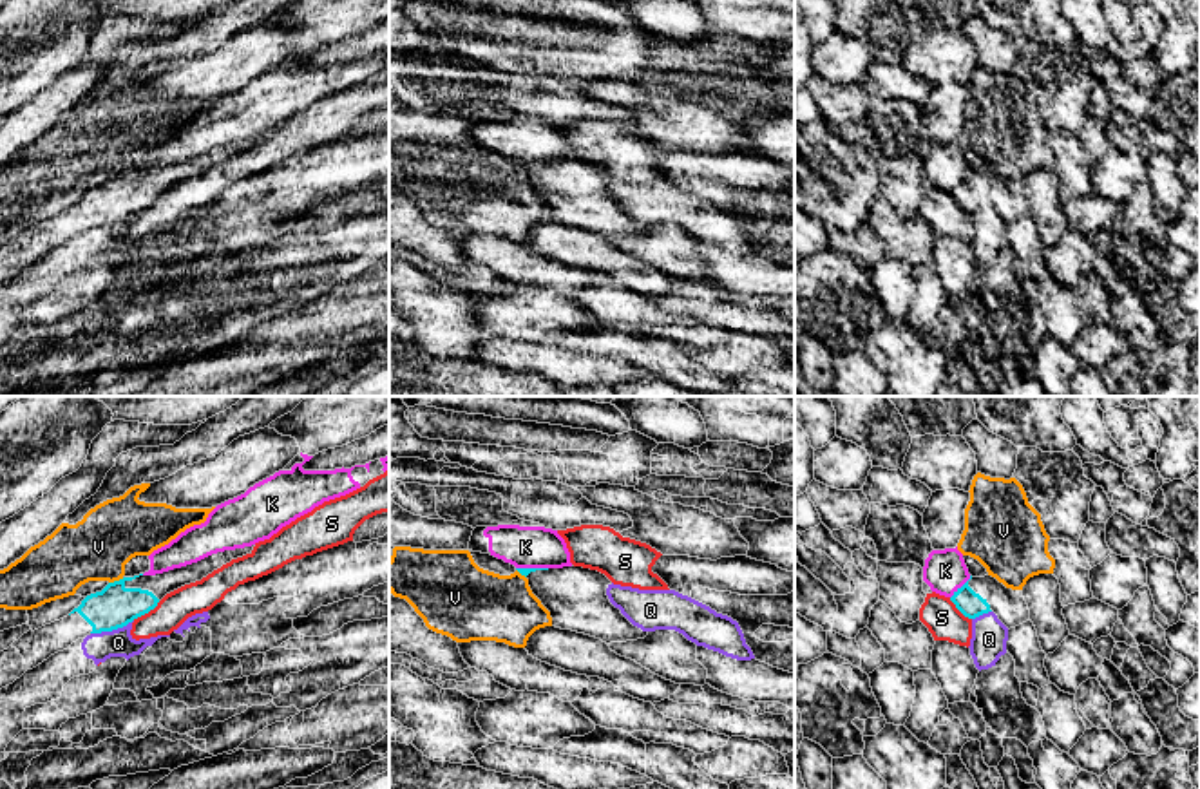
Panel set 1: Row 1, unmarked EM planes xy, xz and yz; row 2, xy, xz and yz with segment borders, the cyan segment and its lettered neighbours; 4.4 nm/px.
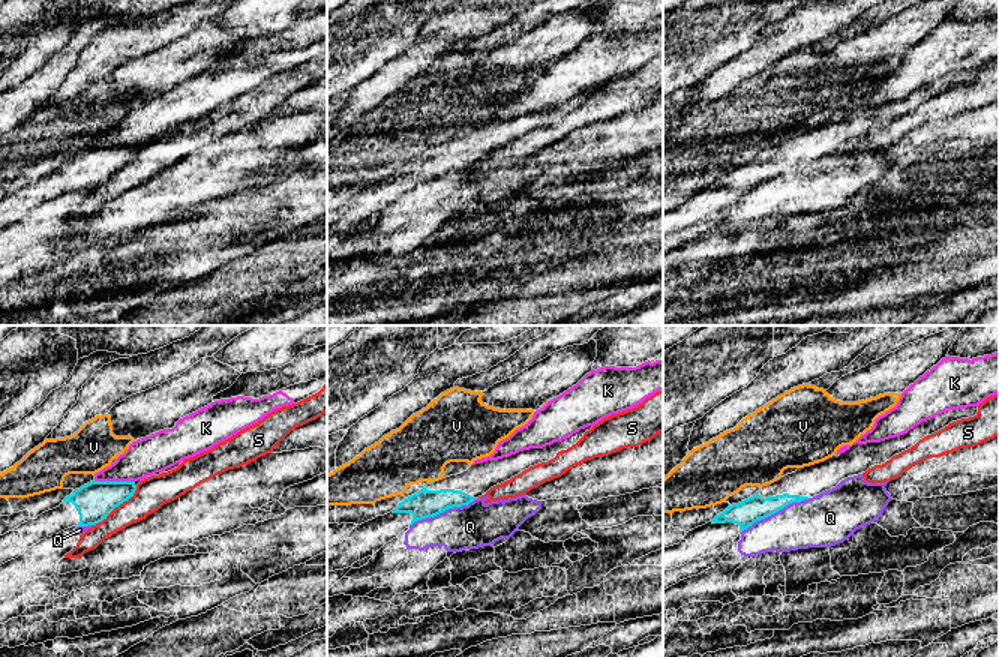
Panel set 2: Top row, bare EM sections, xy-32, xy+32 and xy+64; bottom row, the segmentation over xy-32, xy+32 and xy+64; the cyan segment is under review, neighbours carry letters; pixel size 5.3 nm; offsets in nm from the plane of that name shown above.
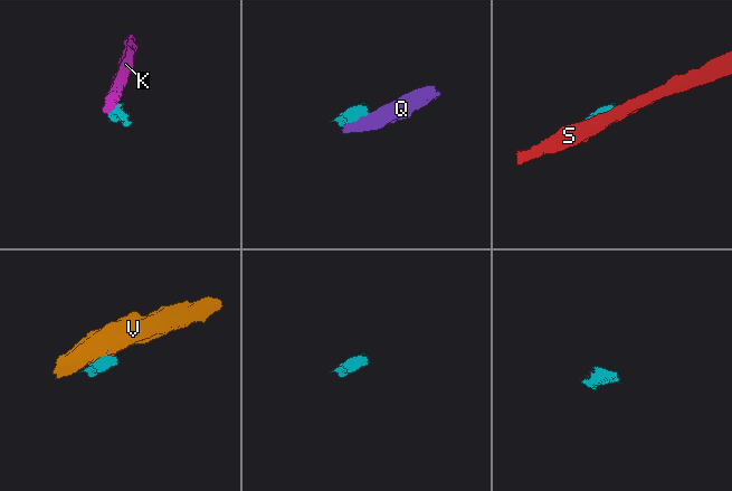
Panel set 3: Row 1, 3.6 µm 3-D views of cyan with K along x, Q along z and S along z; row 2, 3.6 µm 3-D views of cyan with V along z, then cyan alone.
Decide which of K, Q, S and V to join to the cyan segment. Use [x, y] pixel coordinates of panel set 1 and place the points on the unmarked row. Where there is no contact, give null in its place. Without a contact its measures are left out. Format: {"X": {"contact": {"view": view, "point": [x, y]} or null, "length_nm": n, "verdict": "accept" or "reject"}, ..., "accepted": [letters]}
{"K": {"contact": {"view": "yz", "point": [961, 181]}, "length_nm": 140, "verdict": "reject"}, "Q": {"contact": {"view": "xy", "point": [111, 225]}, "length_nm": 200, "verdict": "reject"}, "S": {"contact": {"view": "xy", "point": [145, 207]}, "length_nm": 150, "verdict": "reject"}, "V": {"contact": {"view": "xy", "point": [116, 176]}, "length_nm": 80, "verdict": "reject"}, "accepted": []}

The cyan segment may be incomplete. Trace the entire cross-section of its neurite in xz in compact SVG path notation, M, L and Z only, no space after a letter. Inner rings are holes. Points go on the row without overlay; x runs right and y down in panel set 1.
M574 159L516 165L529 174L532 188L550 206L556 223L585 228L606 239L648 230L610 197L606 183L612 176L597 165Z

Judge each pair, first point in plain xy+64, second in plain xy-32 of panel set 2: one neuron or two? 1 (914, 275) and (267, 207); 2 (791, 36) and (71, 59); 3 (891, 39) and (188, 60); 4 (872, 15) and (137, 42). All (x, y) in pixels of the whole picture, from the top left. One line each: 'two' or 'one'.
1: two
2: one
3: one
4: one

